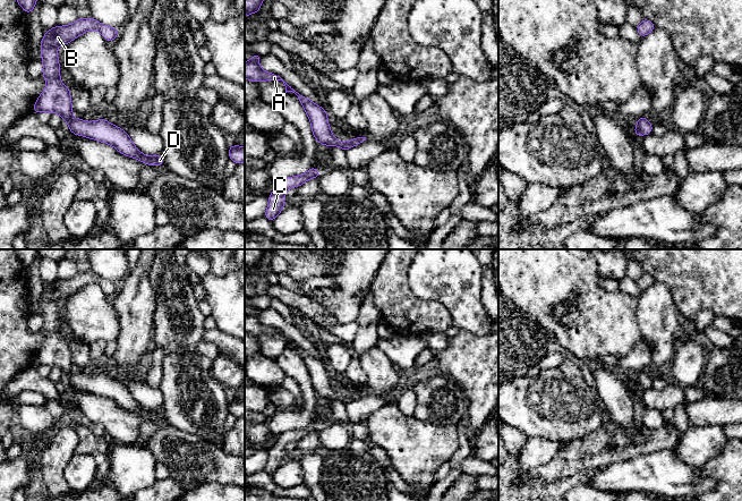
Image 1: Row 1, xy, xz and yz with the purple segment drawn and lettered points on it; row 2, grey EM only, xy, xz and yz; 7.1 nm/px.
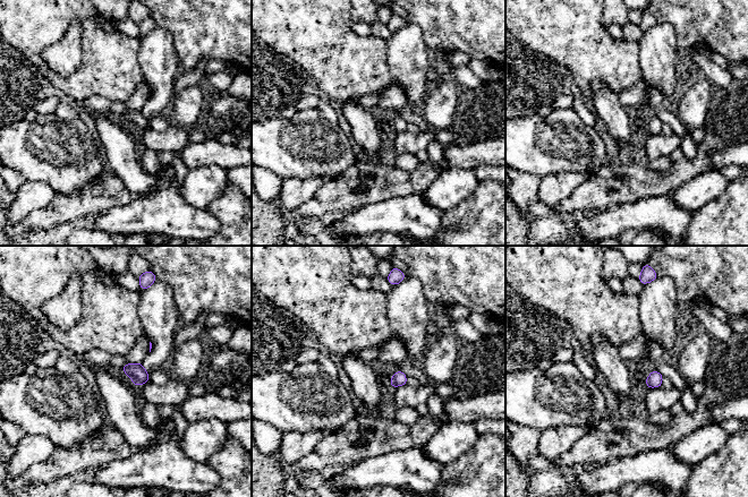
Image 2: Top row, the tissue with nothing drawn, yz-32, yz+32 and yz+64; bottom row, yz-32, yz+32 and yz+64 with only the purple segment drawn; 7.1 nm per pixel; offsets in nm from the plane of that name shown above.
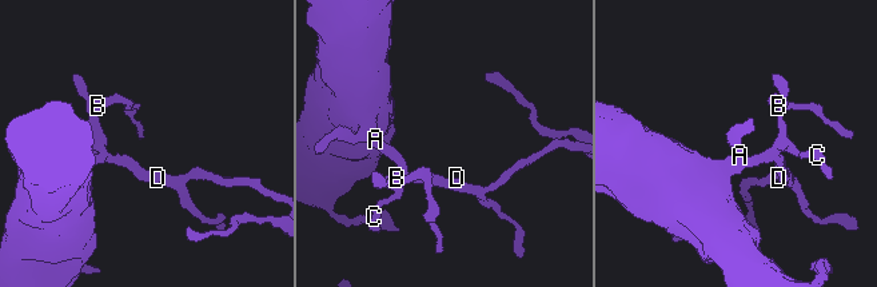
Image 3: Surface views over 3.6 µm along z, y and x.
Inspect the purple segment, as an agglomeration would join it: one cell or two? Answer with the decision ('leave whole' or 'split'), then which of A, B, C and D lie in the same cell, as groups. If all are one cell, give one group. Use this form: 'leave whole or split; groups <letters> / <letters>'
leave whole; groups A B C D

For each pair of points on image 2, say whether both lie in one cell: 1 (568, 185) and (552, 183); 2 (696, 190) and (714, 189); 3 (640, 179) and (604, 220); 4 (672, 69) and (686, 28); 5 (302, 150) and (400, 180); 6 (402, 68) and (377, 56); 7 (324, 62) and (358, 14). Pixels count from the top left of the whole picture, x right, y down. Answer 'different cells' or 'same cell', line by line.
1: same cell
2: same cell
3: different cells
4: different cells
5: different cells
6: different cells
7: different cells

